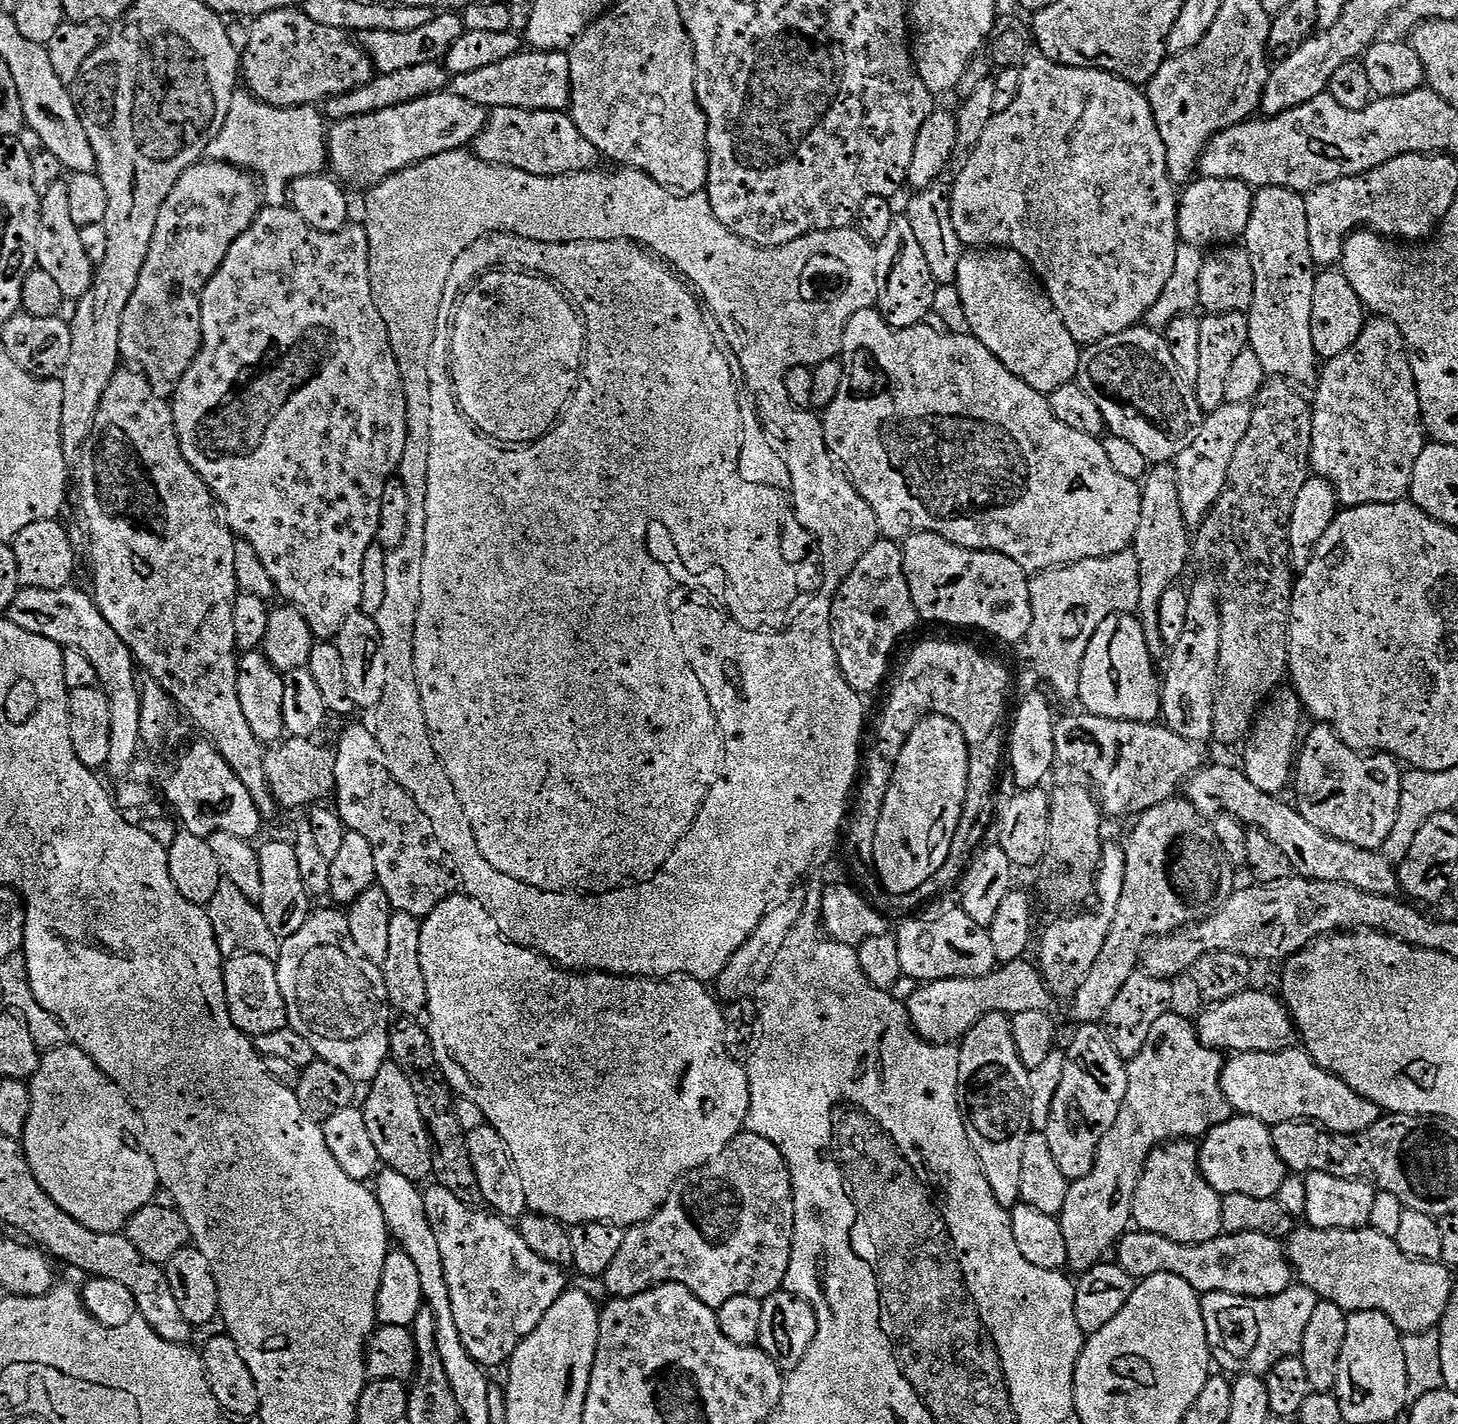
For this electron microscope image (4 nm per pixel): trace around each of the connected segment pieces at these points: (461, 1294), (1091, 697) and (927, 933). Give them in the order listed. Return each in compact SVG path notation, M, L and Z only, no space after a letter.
M429 1184L429 1188L423 1189L426 1218L442 1254L458 1338L462 1338L466 1354L481 1368L493 1370L499 1364L507 1365L516 1347L536 1329L546 1310L569 1287L565 1269L538 1258L507 1219L463 1204L446 1186Z
M1132 614L1107 616L1098 626L1094 638L1090 638L1090 646L1086 650L1086 658L1080 671L1079 703L1084 703L1085 713L1110 718L1111 720L1143 720L1152 722L1161 715L1161 685L1158 668L1154 665L1154 657L1146 646L1146 634L1142 630L1139 619Z
M955 906L933 920L904 919L894 929L901 977L909 976L912 980L918 980L916 982L974 979L989 975L997 969L996 955L987 927L974 922L962 907Z

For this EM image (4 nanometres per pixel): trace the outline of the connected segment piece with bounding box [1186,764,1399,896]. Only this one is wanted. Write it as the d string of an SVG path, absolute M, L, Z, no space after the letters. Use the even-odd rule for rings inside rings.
M1216 764L1205 766L1187 781L1186 799L1192 804L1194 810L1201 817L1215 818L1218 816L1233 816L1241 824L1249 829L1257 830L1266 834L1274 846L1278 846L1291 862L1293 871L1306 880L1318 880L1328 882L1342 882L1343 884L1354 885L1356 889L1362 889L1363 892L1370 892L1376 895L1389 896L1395 895L1399 891L1399 875L1397 874L1393 861L1388 860L1383 853L1373 849L1360 848L1352 843L1344 843L1341 840L1325 834L1318 830L1310 822L1306 821L1297 807L1292 807L1282 801L1277 795L1271 792L1258 790L1250 778L1239 767L1231 768L1228 764Z

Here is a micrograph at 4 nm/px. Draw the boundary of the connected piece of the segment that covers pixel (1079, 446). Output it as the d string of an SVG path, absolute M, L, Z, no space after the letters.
M876 308L858 310L844 331L842 360L846 365L846 379L838 390L838 398L823 409L824 437L858 494L862 494L870 510L874 510L881 533L889 540L903 542L914 532L933 532L963 548L974 548L977 552L1000 552L1018 562L1018 566L1029 574L1129 551L1138 530L1141 485L1130 478L1122 478L1122 474L1110 466L1110 458L1106 458L1106 450L1097 437L1064 426L1049 408L1049 397L1026 386L1026 382L1022 382L1022 378L1018 378L1000 359L990 354L980 340L971 334L951 336L950 332L934 330L928 322L915 324L913 328L892 328L880 317Z

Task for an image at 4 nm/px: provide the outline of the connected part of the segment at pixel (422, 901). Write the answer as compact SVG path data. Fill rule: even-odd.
M352 724L340 736L340 741L334 744L334 793L335 811L340 813L340 821L344 823L349 832L357 832L370 842L370 849L374 854L374 866L376 867L376 881L379 888L384 891L386 898L390 898L393 909L397 912L405 912L417 918L429 916L442 901L457 895L458 877L455 867L450 863L450 857L444 847L438 842L434 834L434 826L422 810L394 782L390 770L384 761L382 746L378 746L378 738L371 727L364 724Z

